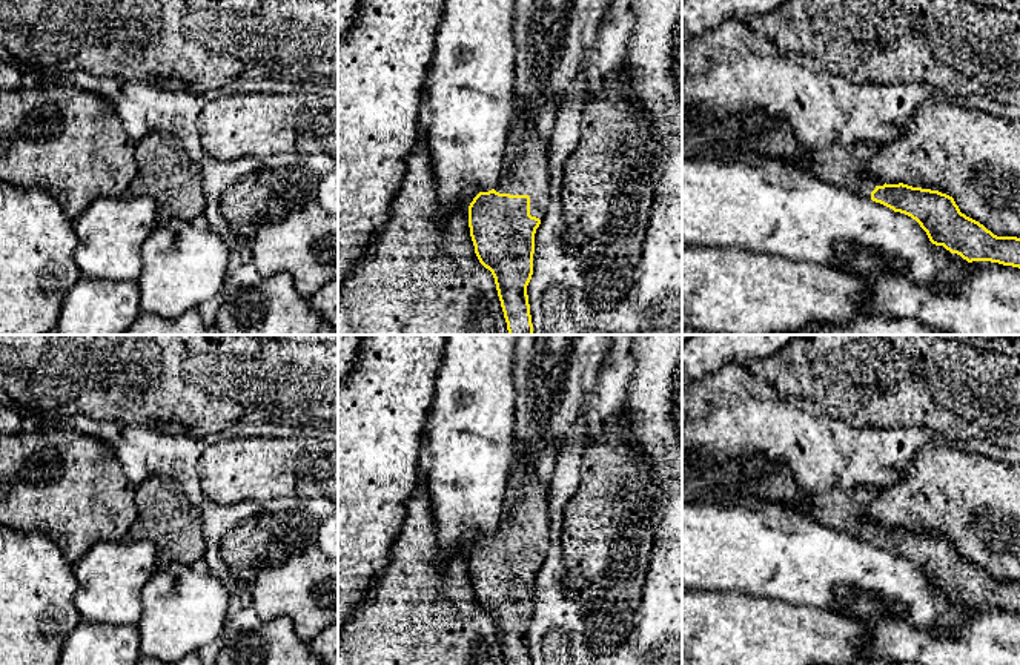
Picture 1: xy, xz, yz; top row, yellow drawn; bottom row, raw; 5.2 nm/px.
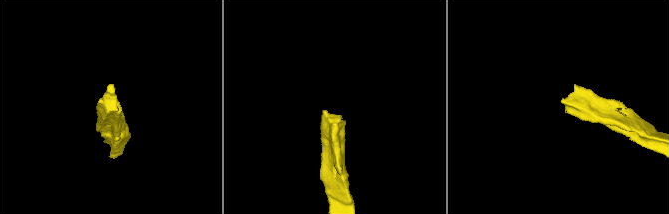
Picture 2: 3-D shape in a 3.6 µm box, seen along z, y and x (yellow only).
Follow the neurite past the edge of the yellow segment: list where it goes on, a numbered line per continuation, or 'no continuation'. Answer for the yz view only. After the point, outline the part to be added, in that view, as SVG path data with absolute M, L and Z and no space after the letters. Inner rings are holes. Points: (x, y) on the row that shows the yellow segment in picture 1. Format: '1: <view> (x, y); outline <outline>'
1: yz (847, 165); outline M756 111L751 117L724 120L694 114L693 120L714 146L728 147L736 154L757 155L777 167L803 166L811 175L853 189L863 197L871 198L871 192L885 184L868 170L879 151L876 141L859 140L843 144L836 140L826 147L806 152L785 121L763 111Z

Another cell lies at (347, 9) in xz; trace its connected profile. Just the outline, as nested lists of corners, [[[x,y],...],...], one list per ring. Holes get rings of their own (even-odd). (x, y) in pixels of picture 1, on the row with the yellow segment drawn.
[[[338,0],[338,41],[350,32],[359,2],[361,0]]]

